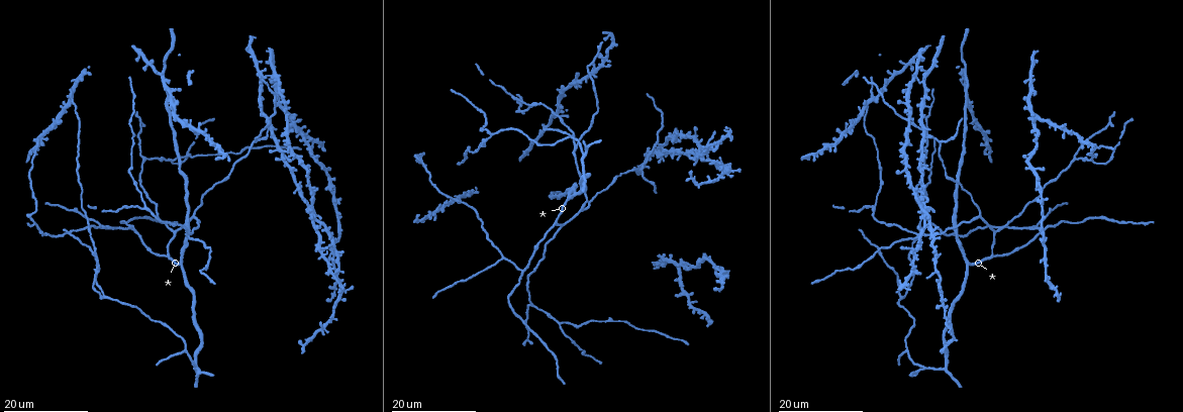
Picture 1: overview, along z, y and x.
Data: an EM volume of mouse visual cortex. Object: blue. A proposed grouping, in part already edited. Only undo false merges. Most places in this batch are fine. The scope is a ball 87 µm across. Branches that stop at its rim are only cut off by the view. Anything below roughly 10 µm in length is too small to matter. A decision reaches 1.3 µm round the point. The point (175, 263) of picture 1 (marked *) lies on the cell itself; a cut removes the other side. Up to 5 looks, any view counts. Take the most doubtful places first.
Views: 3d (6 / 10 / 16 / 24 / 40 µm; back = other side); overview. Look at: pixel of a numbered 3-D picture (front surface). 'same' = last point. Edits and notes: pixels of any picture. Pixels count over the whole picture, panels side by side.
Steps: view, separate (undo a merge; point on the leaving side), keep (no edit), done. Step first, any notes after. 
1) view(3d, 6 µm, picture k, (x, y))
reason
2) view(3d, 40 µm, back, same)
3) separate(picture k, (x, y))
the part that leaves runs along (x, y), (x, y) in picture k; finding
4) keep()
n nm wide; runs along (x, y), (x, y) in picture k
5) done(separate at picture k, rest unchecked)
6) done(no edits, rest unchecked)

view(3d, 16 µm, picture 1, (104, 295))
arms part here

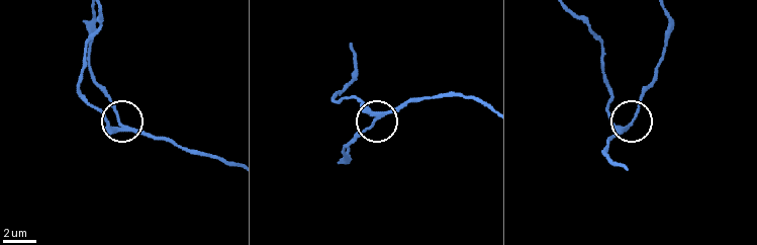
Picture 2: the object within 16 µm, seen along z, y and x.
view(3d, 10 µm, picture 2, (628, 124))

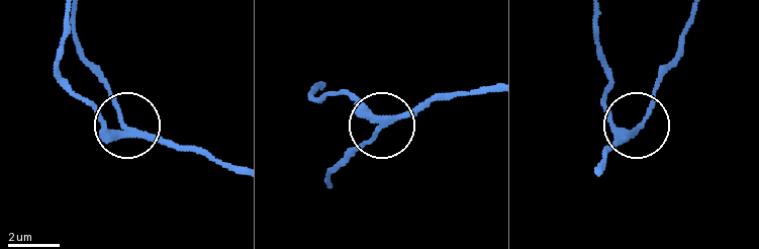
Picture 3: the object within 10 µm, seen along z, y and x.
keep()
side arm 26 µm; runs along (492, 88), (428, 101), (382, 123), (345, 90) in picture 3; one cell here

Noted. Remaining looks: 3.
view(3d, 16 µm, picture 1, (574, 147))
two arms in line, one across

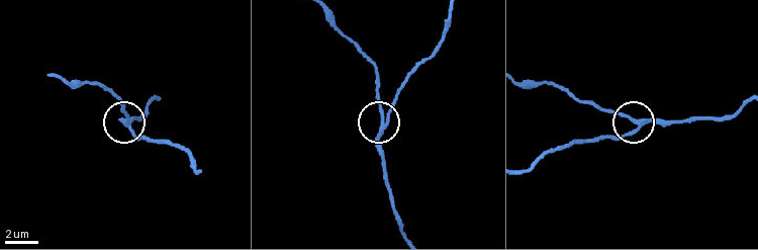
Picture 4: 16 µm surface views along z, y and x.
view(3d, 10 µm, picture 4, (385, 128))

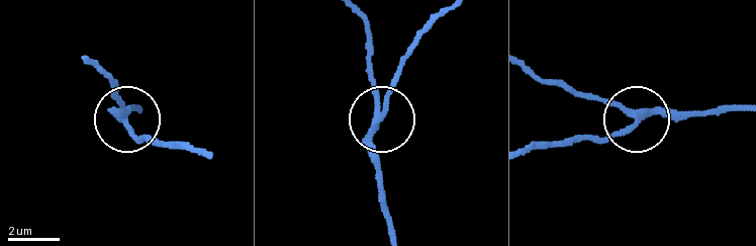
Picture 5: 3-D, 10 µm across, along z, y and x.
view(3d, 10 µm, back, picture 5, (635, 118))

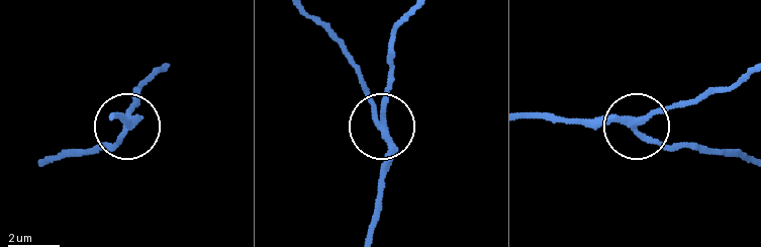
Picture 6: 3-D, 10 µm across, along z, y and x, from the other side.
keep()
220 nm wide; runs along (366, 237), (390, 140), (353, 63) in picture 6; one cell here

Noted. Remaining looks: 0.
done(no edits, rest unchecked)

